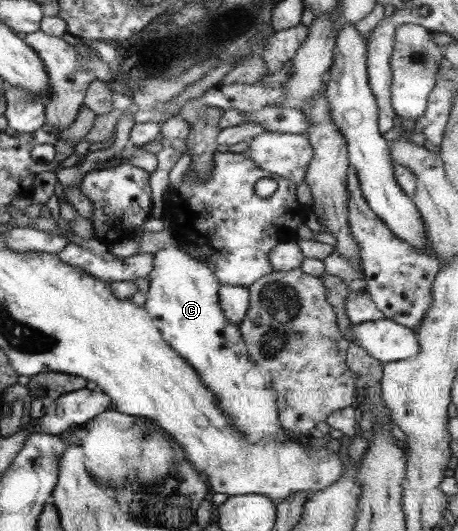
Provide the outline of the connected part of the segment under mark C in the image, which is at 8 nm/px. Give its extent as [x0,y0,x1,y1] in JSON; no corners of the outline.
[143,242,289,442]

